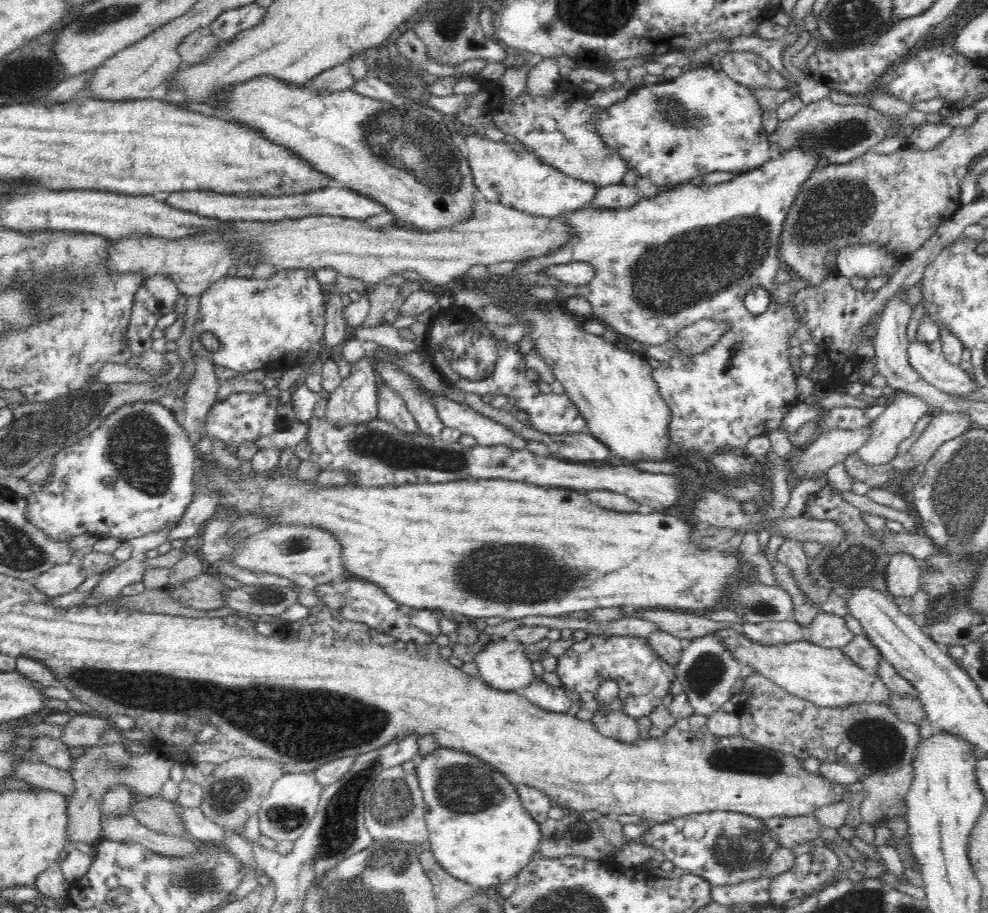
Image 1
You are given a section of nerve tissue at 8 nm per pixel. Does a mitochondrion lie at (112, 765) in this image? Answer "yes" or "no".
yes

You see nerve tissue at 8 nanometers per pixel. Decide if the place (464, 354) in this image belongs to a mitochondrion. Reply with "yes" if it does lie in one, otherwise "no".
yes

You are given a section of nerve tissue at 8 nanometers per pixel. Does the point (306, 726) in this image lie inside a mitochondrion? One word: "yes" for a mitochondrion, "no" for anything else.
yes

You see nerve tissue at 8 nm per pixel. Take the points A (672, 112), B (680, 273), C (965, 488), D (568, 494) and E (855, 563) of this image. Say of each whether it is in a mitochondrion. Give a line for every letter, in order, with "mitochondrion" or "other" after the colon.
A: mitochondrion
B: mitochondrion
C: mitochondrion
D: other
E: mitochondrion

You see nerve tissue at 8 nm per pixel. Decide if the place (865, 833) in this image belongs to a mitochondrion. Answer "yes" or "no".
no

